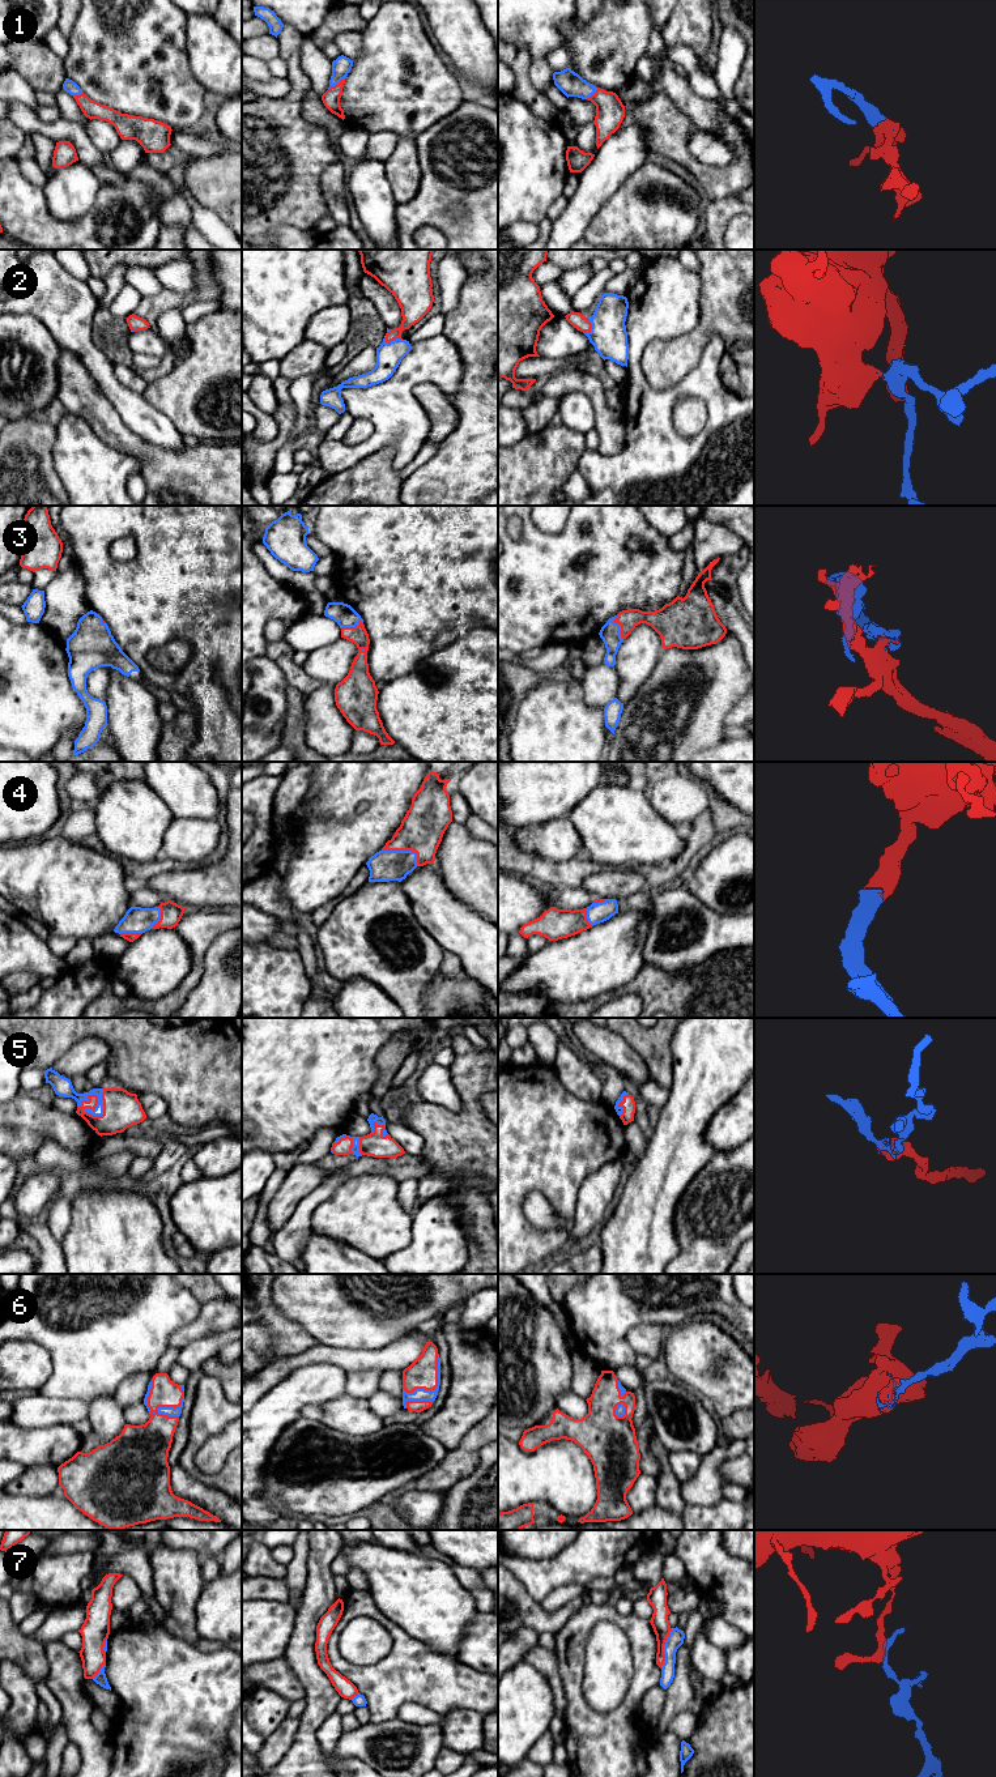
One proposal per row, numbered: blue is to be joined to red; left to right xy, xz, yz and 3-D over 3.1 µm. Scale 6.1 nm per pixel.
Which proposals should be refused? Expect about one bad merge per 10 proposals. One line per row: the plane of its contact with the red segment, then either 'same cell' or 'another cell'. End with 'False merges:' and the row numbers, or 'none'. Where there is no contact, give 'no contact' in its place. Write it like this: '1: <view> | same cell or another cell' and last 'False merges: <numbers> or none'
1: xz | same cell
2: xz | same cell
3: yz | same cell
4: xz | same cell
5: xy | same cell
6: xz | same cell
7: yz | another cell
False merges: 7

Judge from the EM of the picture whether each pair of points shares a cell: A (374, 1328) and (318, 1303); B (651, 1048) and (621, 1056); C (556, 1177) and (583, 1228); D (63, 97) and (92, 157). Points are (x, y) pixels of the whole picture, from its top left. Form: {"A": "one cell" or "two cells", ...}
{"A": "one cell", "B": "two cells", "C": "two cells", "D": "two cells"}

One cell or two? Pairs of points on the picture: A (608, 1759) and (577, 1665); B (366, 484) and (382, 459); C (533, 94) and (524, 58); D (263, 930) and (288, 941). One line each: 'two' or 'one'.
A: one
B: one
C: one
D: one

